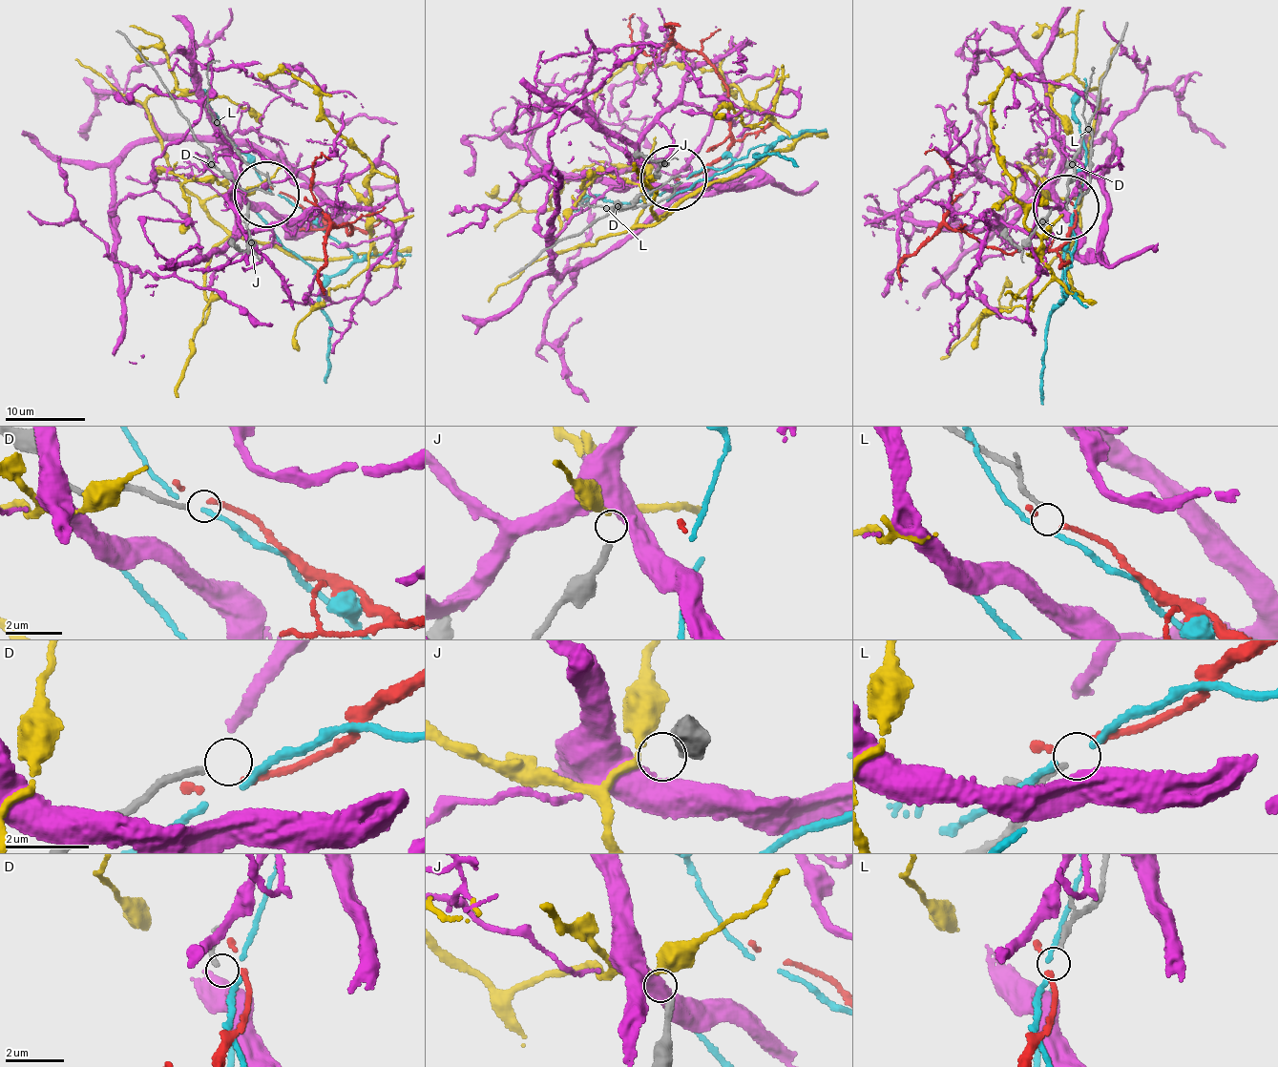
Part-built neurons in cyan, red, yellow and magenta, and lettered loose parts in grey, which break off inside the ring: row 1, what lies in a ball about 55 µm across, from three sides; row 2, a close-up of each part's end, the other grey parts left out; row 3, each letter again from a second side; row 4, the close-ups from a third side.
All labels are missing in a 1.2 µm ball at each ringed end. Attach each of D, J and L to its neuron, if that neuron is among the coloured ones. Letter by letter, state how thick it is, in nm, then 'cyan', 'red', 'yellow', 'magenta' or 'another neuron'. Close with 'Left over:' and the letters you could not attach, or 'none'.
D: 150 nm thick; another neuron
J: 220 nm thick; yellow
L: 140 nm thick; red
Left over: D

